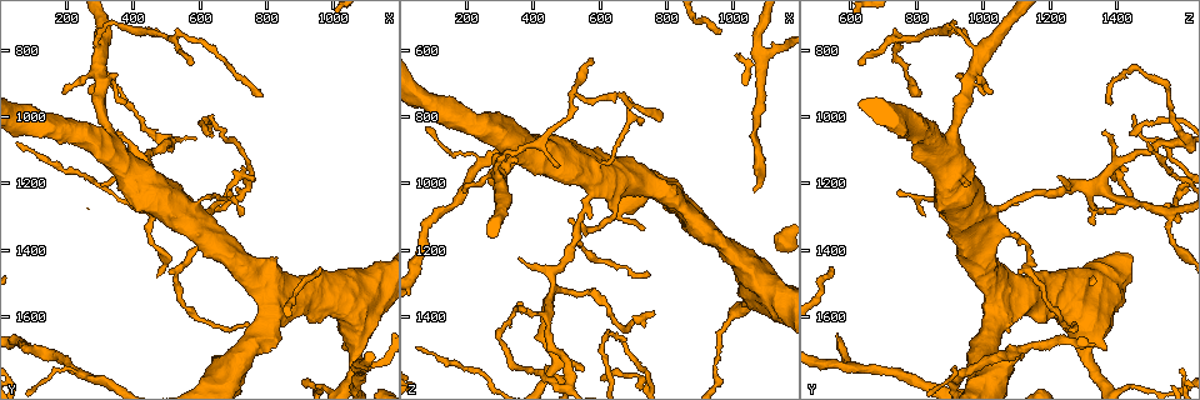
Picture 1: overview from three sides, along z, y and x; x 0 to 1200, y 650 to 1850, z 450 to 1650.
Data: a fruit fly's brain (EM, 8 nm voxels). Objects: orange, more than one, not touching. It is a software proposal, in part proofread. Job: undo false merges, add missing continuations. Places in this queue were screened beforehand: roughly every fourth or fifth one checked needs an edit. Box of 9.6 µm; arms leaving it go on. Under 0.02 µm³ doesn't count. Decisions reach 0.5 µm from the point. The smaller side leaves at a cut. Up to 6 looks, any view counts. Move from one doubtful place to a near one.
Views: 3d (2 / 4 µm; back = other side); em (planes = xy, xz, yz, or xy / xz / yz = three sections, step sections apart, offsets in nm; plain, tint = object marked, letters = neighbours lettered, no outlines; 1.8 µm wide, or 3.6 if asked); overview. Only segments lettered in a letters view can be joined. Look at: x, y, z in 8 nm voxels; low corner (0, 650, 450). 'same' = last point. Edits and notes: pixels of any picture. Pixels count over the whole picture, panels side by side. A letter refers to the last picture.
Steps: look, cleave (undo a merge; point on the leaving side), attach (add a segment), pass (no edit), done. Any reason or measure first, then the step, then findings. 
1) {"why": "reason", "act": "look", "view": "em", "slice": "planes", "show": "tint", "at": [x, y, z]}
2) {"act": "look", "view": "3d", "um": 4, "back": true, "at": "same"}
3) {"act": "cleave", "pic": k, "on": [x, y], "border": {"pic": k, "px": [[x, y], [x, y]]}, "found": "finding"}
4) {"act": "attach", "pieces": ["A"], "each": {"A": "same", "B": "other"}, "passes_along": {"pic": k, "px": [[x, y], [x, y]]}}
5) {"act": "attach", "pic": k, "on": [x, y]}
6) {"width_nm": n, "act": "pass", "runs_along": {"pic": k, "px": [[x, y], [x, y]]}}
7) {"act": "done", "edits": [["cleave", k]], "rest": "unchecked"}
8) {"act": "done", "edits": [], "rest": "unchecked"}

{"why": "looks like a crossing", "act": "look", "view": "em", "slice": "planes", "show": "letters", "at": [450, 1200, 1350]}

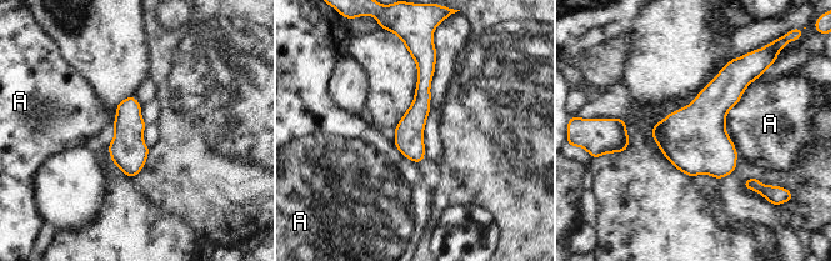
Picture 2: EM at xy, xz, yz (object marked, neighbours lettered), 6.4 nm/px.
{"act": "pass", "each": {"A": "other"}, "border": {"pic": 2, "px": [[757, 78], [726, 113], [736, 151]]}, "found": "all the same cell"}

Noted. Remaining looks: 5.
{"why": "abrupt turn", "act": "look", "view": "3d", "um": 2, "at": [470, 1290, 1560]}

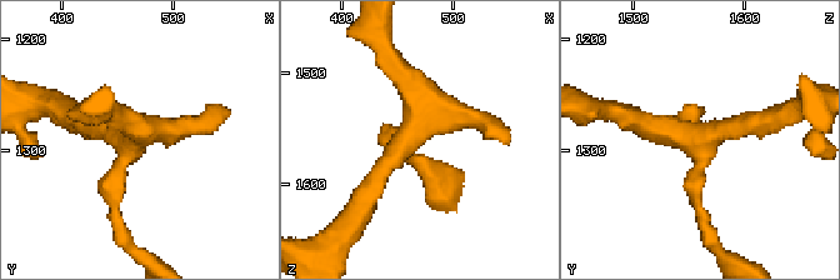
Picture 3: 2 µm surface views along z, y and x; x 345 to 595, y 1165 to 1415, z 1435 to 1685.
{"why": "now the EM", "act": "look", "view": "em", "um": 3.6, "slice": "xy", "step": 4, "show": "tint", "at": [466, 1290, 1556]}

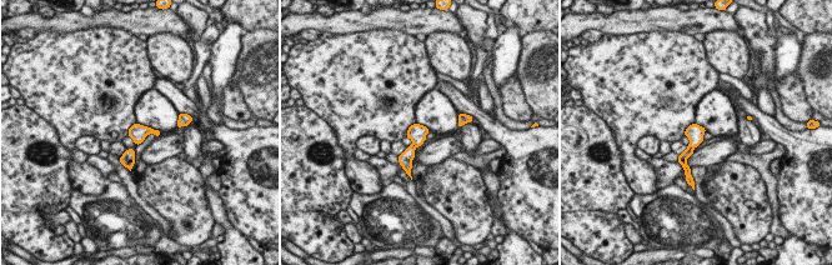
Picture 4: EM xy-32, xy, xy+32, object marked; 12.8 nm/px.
{"act": "look", "view": "em", "um": 3.6, "slice": "planes", "show": "letters", "at": "same"}

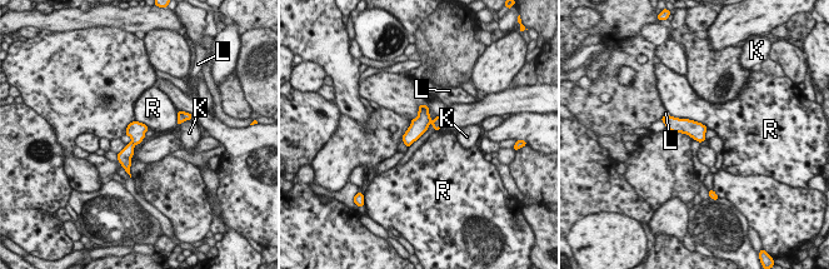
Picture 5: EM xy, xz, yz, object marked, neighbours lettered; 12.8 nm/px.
{"act": "pass", "each": {"K": "other", "L": "other", "R": "other"}, "border": {"pic": 5, "px": [[670, 114], [700, 121], [708, 128]]}, "found": "one cell here"}

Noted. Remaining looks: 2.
{"act": "look", "view": "3d", "um": 4, "at": [290, 820, 980]}

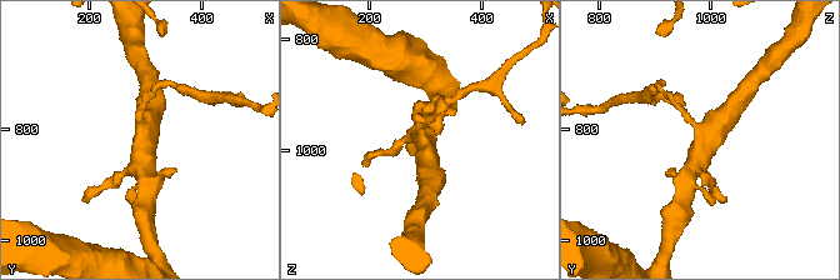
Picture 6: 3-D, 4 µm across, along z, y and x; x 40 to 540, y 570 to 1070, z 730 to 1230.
{"why": "shape alone is not enough", "act": "look", "view": "em", "slice": "xy", "step": 4, "show": "letters", "at": [295, 825, 990]}

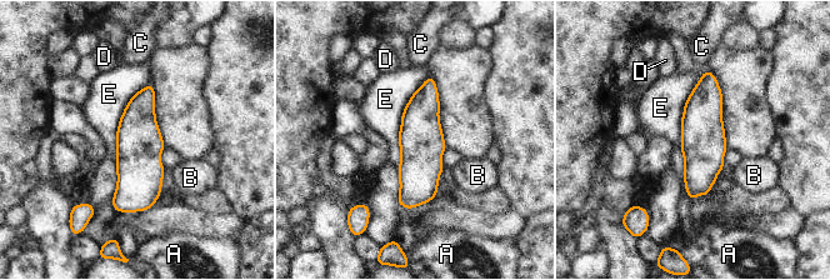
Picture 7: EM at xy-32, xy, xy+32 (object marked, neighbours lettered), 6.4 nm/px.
{"longest_contact_nm": ["E", 650], "act": "pass", "each": {"A": "other", "B": "other", "C": "other", "D": "other", "E": "other"}, "border": {"pic": 7, "px": [[428, 75], [401, 115], [396, 169]]}, "found": "one cell here"}

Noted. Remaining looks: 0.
{"act": "done", "edits": [], "rest": "unchecked"}

